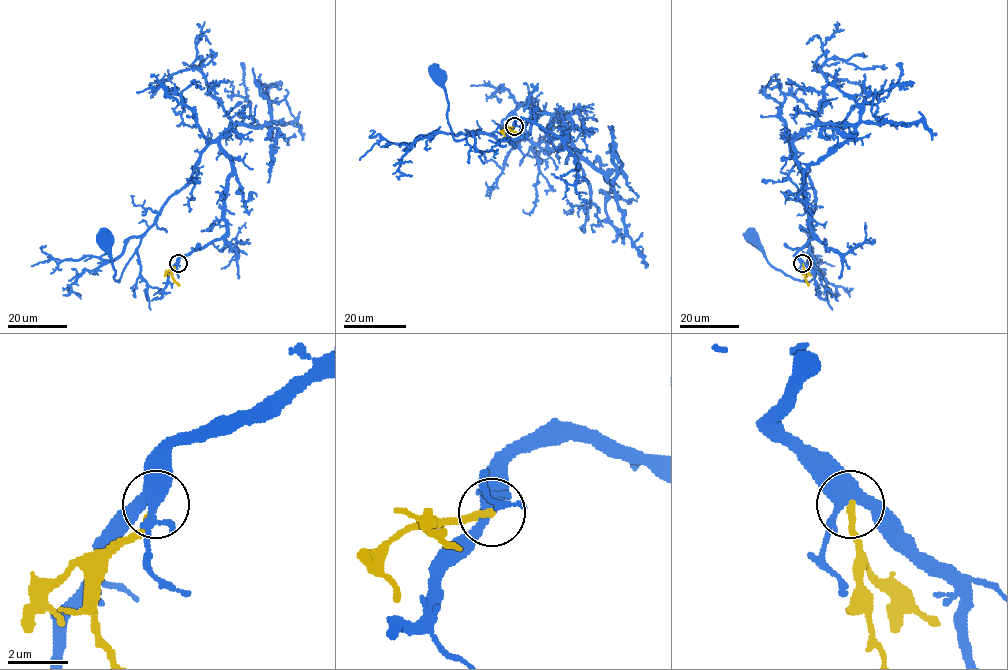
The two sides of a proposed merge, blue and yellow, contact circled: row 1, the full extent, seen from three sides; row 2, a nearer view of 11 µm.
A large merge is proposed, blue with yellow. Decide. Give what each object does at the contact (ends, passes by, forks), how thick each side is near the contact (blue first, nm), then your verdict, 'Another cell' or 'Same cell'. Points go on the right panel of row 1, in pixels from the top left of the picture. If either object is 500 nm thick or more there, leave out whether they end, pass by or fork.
At the ring blue forks. At the ring yellow ends. Thickness 420 nm (blue) against 200 nm. Another cell

